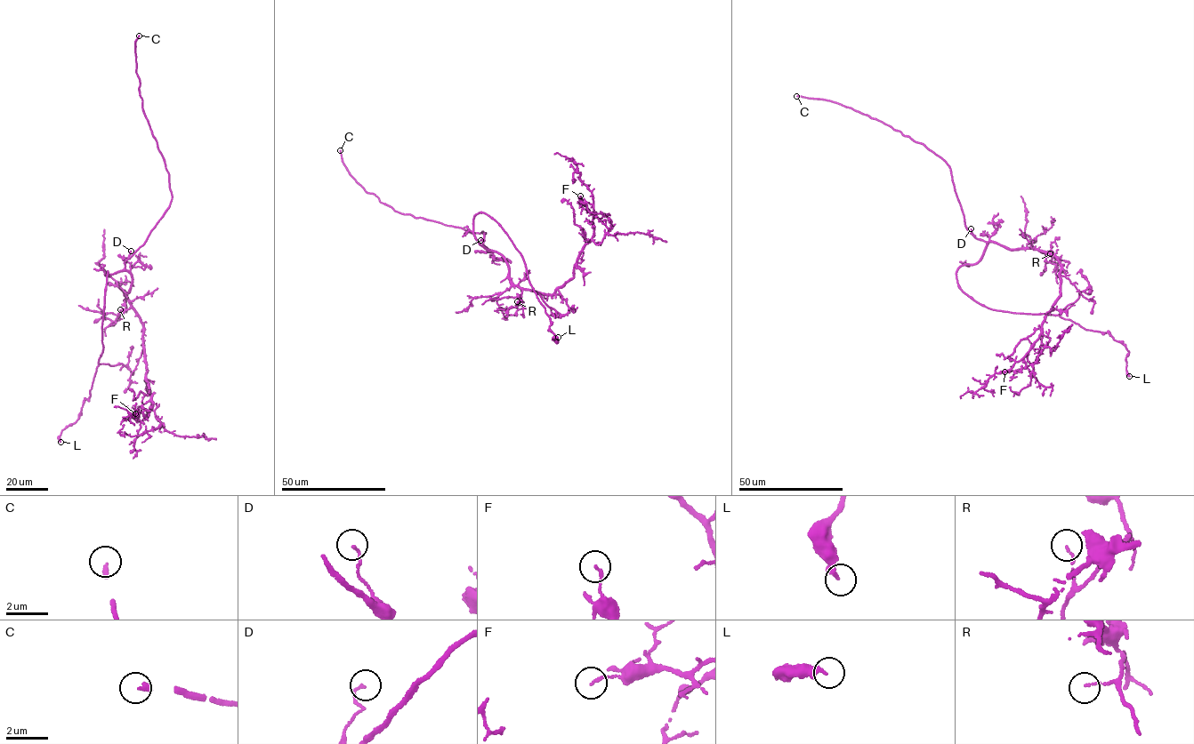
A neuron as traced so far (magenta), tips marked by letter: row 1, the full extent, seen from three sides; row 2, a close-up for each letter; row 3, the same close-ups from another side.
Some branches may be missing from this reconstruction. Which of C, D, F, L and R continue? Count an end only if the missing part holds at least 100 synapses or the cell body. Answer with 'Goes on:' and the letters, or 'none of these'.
Goes on: C

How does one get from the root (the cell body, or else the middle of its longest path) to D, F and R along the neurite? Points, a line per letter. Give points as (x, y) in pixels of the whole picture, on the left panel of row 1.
D: (130, 274), (125, 270), (125, 261), (131, 251)
F: (130, 274), (130, 291), (125, 294), (142, 325), (145, 380), (152, 405), (141, 421), (135, 413)
R: (130, 274), (130, 291), (125, 294), (130, 306), (121, 314), (120, 309)

